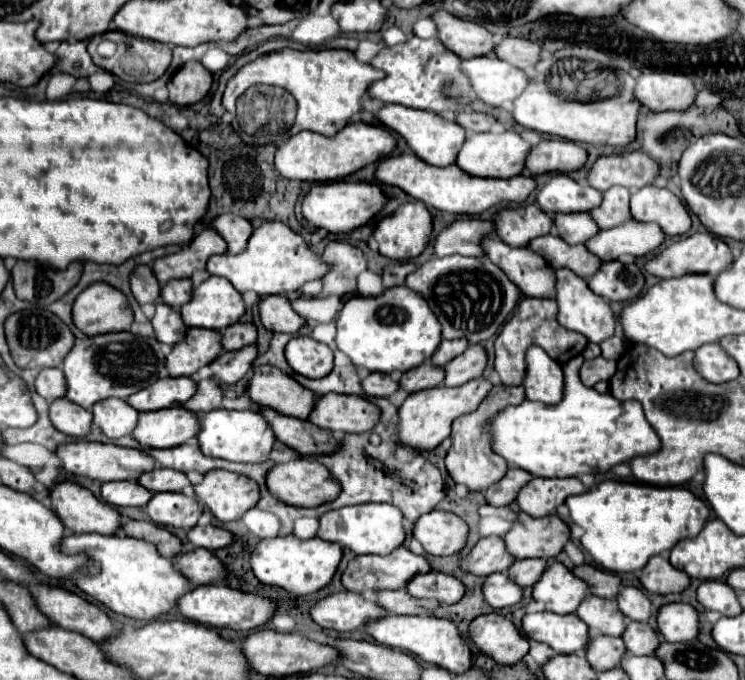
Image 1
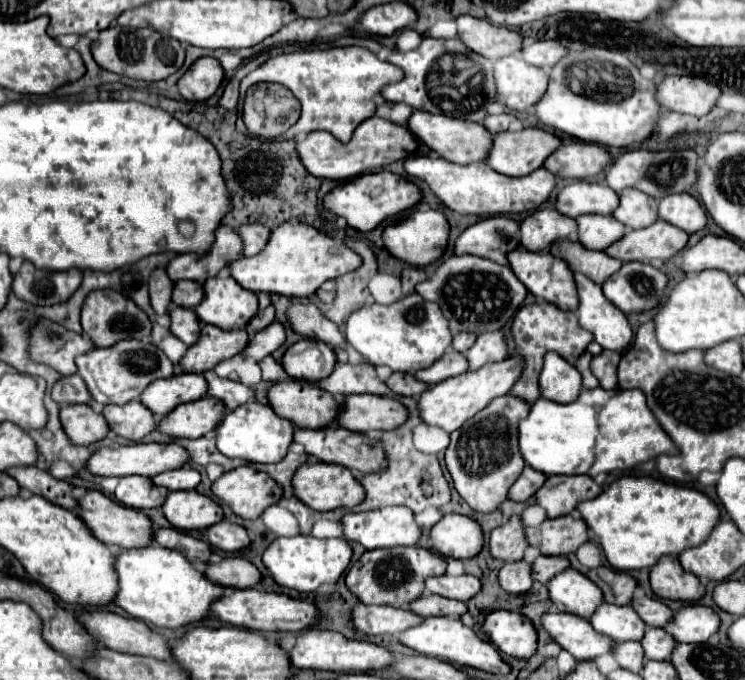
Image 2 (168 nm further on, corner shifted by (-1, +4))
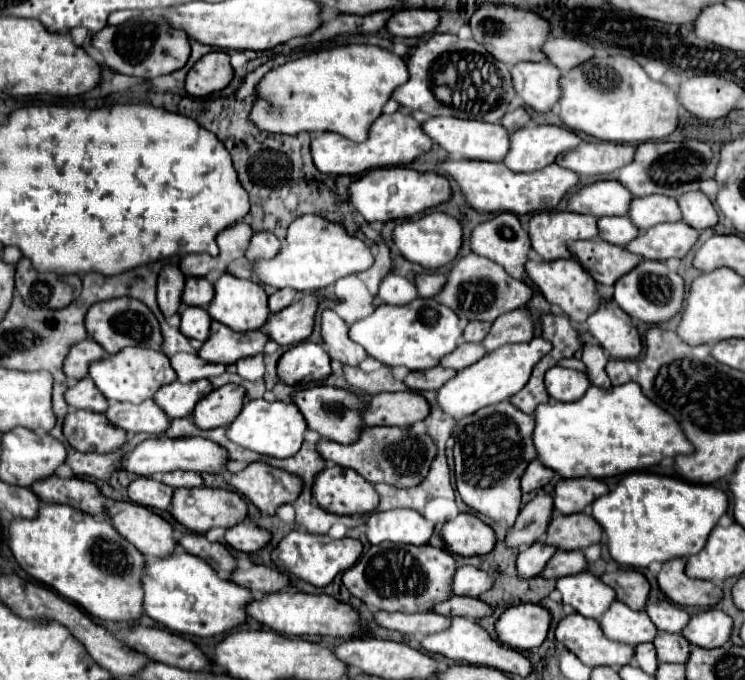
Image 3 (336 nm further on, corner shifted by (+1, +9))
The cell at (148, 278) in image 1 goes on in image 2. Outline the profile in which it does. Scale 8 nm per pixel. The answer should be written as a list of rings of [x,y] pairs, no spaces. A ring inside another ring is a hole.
[[[156,268],[150,274],[150,304],[156,314],[168,312],[168,304],[172,298],[172,280],[168,280],[164,268]]]

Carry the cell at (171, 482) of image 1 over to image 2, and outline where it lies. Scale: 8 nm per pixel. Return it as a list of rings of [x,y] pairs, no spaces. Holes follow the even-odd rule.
[[[176,468],[176,470],[156,474],[152,482],[168,490],[194,490],[200,482],[200,474],[194,468]]]

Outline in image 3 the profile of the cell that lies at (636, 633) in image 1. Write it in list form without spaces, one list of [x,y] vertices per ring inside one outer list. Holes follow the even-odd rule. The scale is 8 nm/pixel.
[[[658,633],[654,639],[660,663],[686,663],[690,657],[690,643],[678,633]]]

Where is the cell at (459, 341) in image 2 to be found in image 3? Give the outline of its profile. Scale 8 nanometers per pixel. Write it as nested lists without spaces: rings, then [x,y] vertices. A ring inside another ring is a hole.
[[[470,321],[468,327],[464,329],[464,341],[484,341],[484,337],[488,335],[492,323],[484,323],[484,321]]]

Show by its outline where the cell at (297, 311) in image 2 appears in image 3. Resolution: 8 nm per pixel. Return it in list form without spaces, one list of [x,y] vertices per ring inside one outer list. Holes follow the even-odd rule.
[[[330,309],[322,313],[322,339],[324,339],[324,345],[328,347],[328,355],[340,361],[342,365],[358,367],[368,357],[364,347],[350,341],[346,321],[340,319]]]

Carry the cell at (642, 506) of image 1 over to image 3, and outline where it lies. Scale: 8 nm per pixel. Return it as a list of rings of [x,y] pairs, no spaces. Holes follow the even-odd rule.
[[[630,473],[614,491],[592,505],[592,517],[608,537],[612,559],[628,567],[648,567],[654,561],[666,563],[676,557],[690,557],[706,545],[710,531],[728,511],[728,497],[712,485],[692,485],[674,477],[652,473]]]

